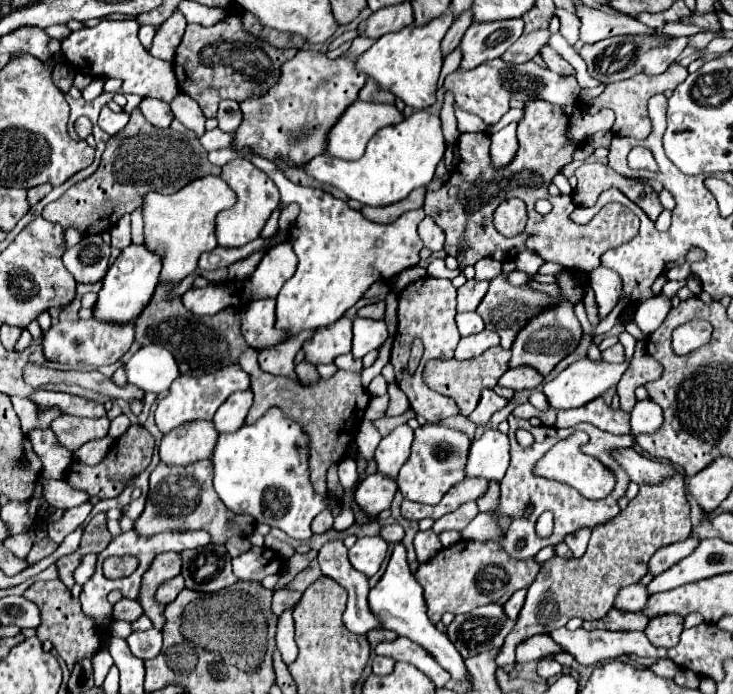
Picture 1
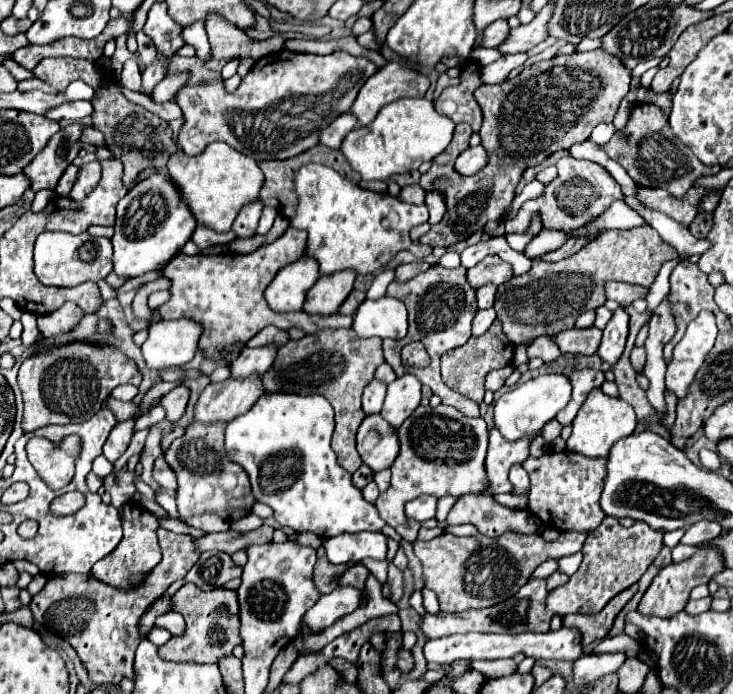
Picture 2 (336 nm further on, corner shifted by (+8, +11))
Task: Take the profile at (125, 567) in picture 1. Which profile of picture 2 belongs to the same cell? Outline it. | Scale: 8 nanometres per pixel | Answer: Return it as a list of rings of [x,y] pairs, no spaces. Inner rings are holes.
[[[126,502],[120,508],[120,516],[122,516],[122,526],[124,526],[124,538],[110,556],[106,556],[94,564],[92,574],[104,584],[116,586],[120,590],[128,590],[128,588],[140,586],[144,582],[146,574],[160,562],[162,554],[160,554],[160,546],[158,546],[158,538],[156,538],[158,520],[148,510],[140,508],[136,502]]]

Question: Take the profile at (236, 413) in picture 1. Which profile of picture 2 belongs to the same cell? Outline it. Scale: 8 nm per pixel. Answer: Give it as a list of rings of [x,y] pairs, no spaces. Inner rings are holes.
[[[264,346],[264,348],[244,348],[240,354],[240,360],[234,360],[232,366],[232,376],[234,378],[248,378],[250,374],[264,374],[272,362],[276,360],[276,346]]]

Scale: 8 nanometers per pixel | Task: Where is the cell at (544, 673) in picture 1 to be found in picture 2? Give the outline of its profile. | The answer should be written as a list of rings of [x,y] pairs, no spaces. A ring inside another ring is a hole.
[[[562,626],[556,632],[526,632],[526,634],[454,634],[436,640],[428,640],[424,646],[424,656],[430,664],[450,666],[456,660],[498,660],[498,658],[512,658],[518,653],[532,656],[536,660],[578,660],[582,656],[582,636],[578,628]]]

